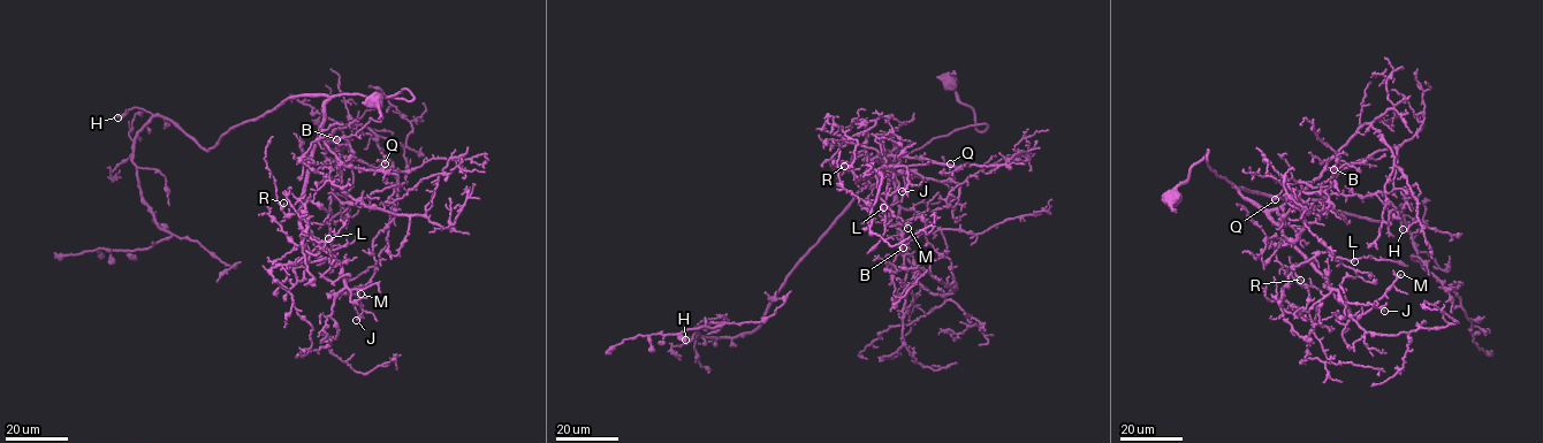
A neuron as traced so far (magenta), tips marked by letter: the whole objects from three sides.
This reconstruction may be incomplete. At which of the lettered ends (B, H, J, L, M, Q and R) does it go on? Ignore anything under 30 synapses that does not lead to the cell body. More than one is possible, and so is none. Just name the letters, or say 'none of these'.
M

